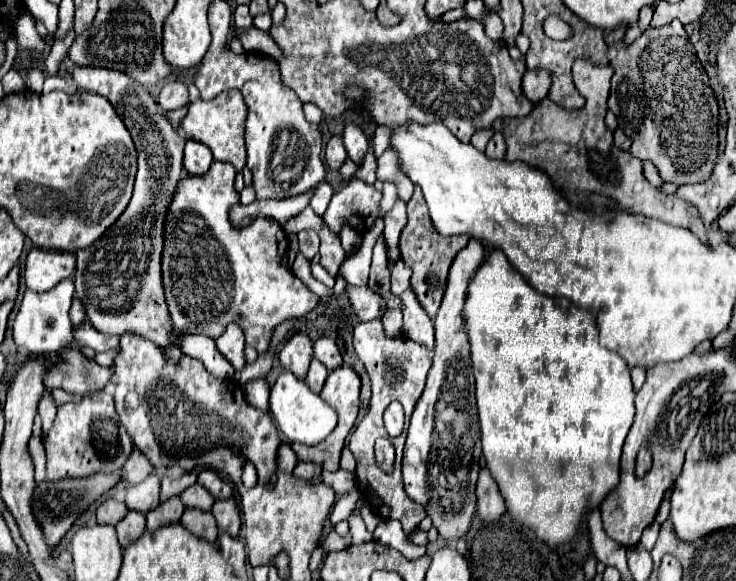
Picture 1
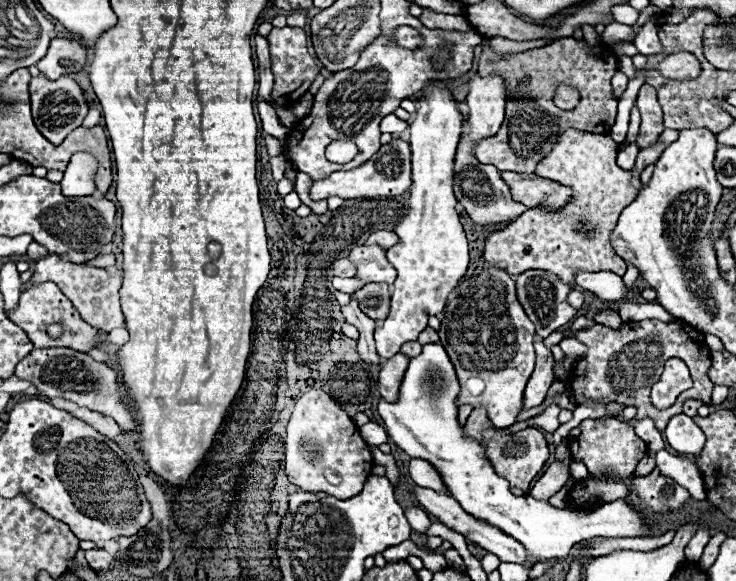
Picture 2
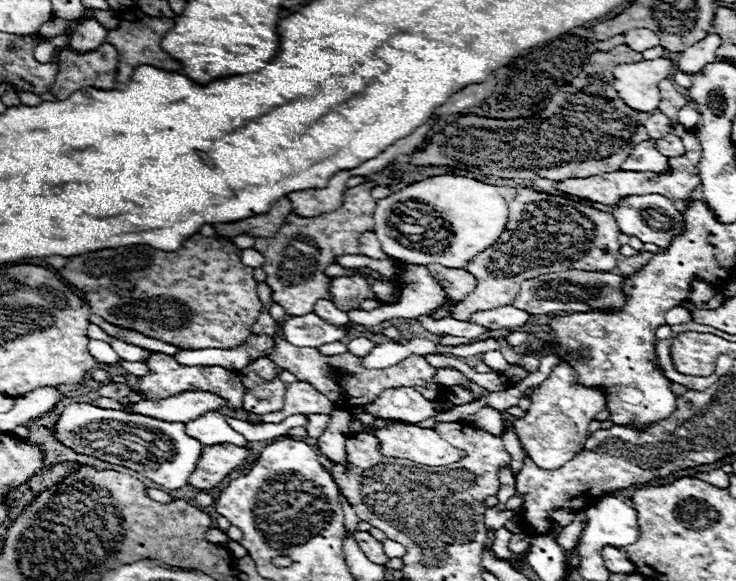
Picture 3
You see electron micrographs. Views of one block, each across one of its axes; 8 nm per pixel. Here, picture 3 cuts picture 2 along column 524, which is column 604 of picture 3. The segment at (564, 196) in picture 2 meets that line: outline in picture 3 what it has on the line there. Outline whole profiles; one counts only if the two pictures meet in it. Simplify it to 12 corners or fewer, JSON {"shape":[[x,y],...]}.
{"shape":[[686,132],[686,156],[670,172],[608,172],[570,178],[566,194],[618,204],[634,194],[688,200],[698,188],[700,140]]}

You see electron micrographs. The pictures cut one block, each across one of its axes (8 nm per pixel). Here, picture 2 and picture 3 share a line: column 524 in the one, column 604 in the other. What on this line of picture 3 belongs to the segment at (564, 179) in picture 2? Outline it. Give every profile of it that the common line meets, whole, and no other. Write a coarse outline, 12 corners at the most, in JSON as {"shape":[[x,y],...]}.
{"shape":[[520,188],[506,232],[464,270],[450,316],[514,304],[560,270],[614,272],[620,228],[588,204]]}

